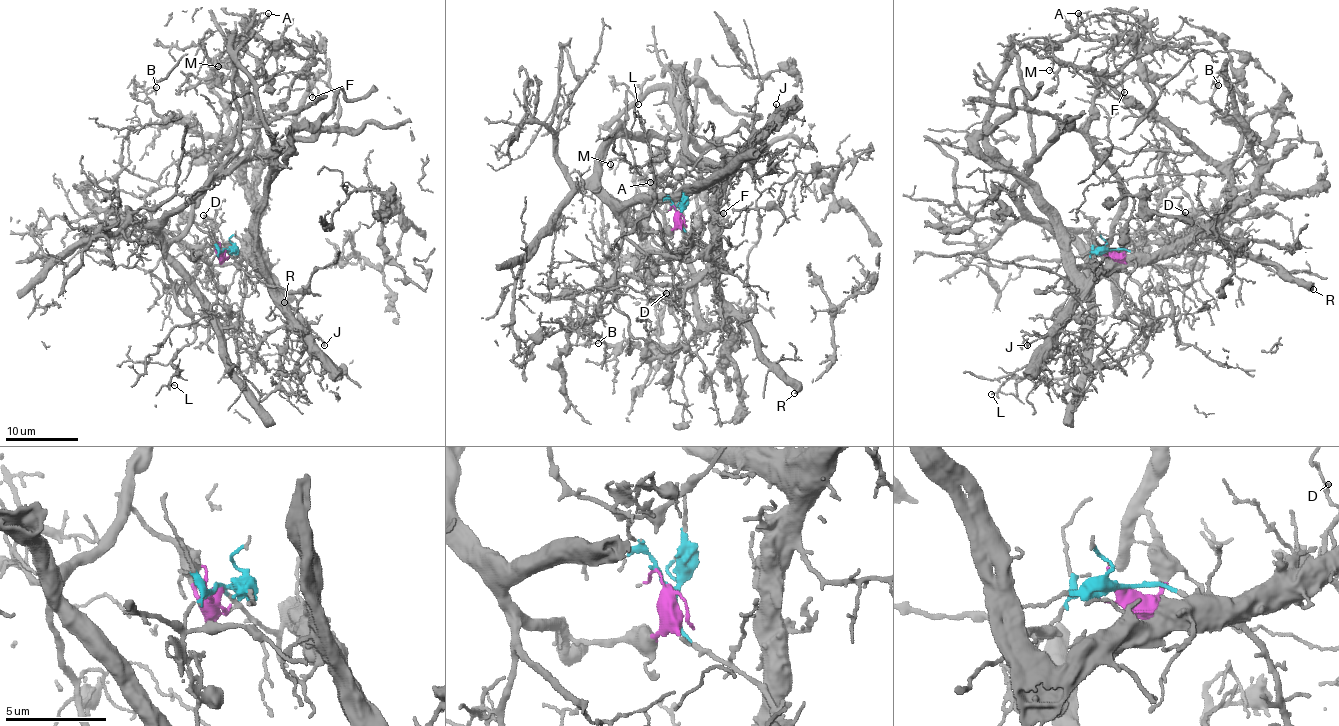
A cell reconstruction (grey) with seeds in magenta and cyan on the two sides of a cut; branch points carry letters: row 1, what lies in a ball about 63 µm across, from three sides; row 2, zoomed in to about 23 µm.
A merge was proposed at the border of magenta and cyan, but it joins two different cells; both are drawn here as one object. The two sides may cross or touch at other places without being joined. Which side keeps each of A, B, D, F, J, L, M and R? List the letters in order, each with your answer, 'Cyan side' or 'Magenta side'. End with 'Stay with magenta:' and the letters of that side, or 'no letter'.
A: Cyan side
B: Cyan side
D: Cyan side
F: Cyan side
J: Cyan side
L: Magenta side
M: Cyan side
R: Cyan side
Stay with magenta: L

